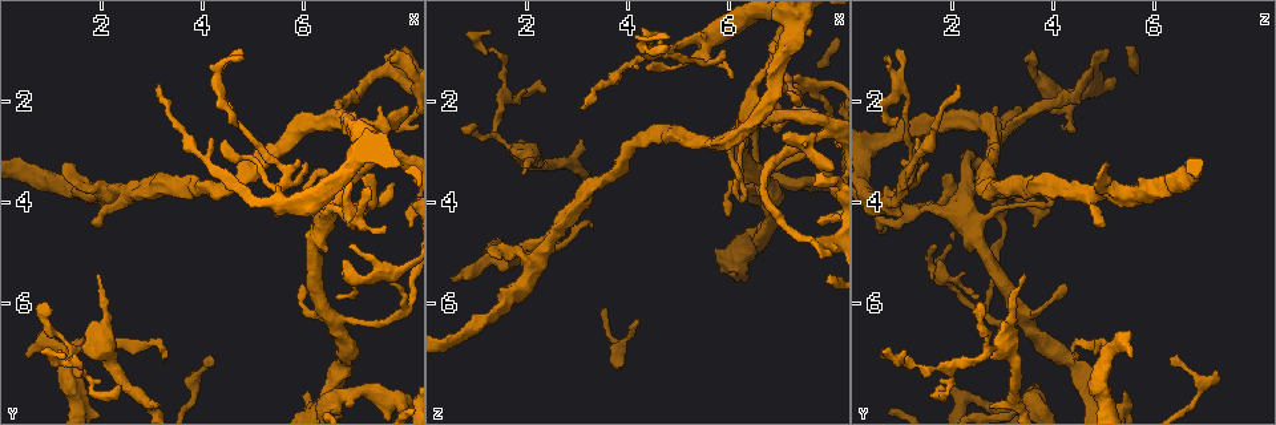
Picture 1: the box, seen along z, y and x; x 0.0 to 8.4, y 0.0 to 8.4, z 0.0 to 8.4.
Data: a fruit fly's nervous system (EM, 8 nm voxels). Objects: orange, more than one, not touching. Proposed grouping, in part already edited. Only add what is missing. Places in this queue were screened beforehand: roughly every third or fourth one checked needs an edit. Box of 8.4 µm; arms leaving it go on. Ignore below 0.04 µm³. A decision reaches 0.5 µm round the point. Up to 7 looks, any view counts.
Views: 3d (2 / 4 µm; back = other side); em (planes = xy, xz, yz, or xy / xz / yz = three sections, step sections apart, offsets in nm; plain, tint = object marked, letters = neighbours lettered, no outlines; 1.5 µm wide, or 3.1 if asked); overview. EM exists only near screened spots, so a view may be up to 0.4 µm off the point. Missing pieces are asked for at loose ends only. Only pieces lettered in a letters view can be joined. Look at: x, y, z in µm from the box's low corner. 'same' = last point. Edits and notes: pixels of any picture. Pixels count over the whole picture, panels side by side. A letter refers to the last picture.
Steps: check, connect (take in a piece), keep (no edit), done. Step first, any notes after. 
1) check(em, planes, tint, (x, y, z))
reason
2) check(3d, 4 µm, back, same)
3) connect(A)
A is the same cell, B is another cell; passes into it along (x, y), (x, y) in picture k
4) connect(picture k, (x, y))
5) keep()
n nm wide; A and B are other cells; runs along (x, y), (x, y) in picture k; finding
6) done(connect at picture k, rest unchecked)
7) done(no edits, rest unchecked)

check(em, yz, step 4, letters, (1.85, 4.40, 5.05))
branch stops here

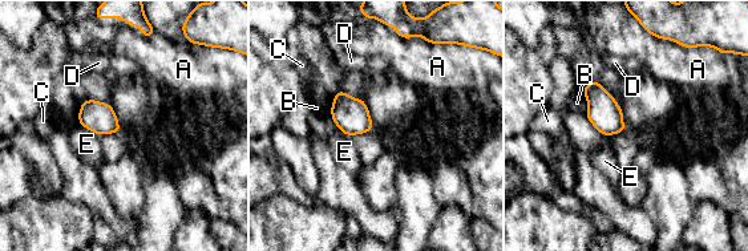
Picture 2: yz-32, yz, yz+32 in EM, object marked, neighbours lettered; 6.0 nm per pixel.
check(em, planes, letters, same)

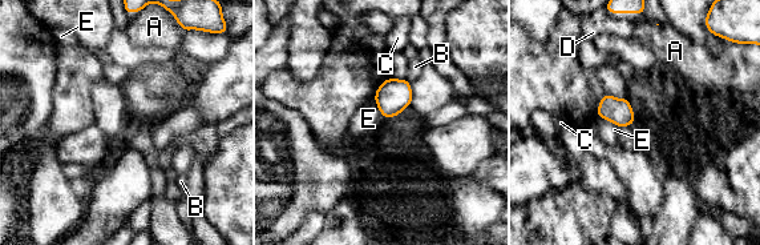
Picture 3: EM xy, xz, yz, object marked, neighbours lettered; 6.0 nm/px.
keep()
A, B, C, D and E are other cells; none of them fits

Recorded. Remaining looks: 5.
check(em, xy, step 8, tint, (5.95, 5.70, 4.30))
free end

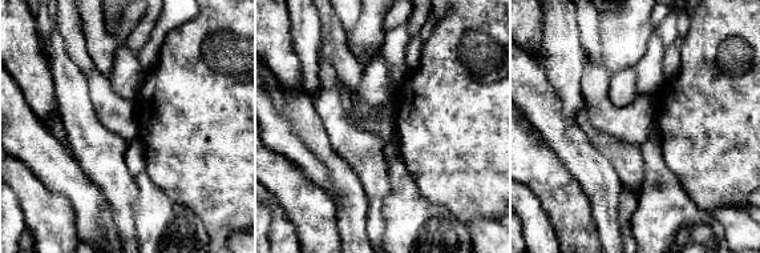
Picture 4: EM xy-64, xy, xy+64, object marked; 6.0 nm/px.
check(em, planes, letters, same)

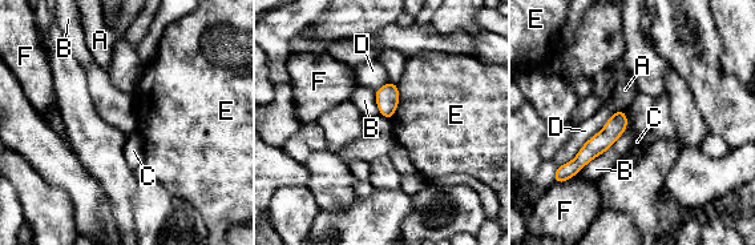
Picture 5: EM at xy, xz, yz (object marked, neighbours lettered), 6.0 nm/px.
keep()
120 nm wide; A, B, C, D, E and F are other cells; runs along (621, 115), (617, 124), (570, 165) in picture 5; no lettered piece goes on from it

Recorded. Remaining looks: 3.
check(em, planes, letters, (7.75, 1.15, 3.45))
free end

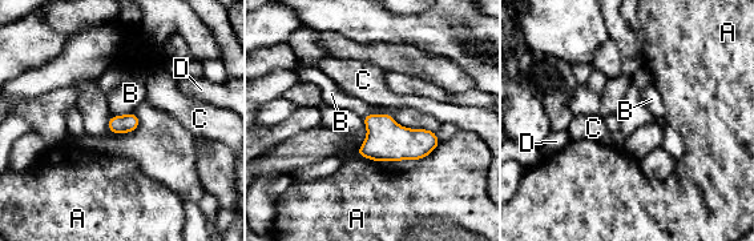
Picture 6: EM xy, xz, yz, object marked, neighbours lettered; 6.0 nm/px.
keep()
B touches over 140 nm; A, B, C and D are other cells; border along (133, 111), (112, 116) in picture 6; no lettered piece goes on from it

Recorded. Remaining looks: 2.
done(no edits, rest unchecked)

